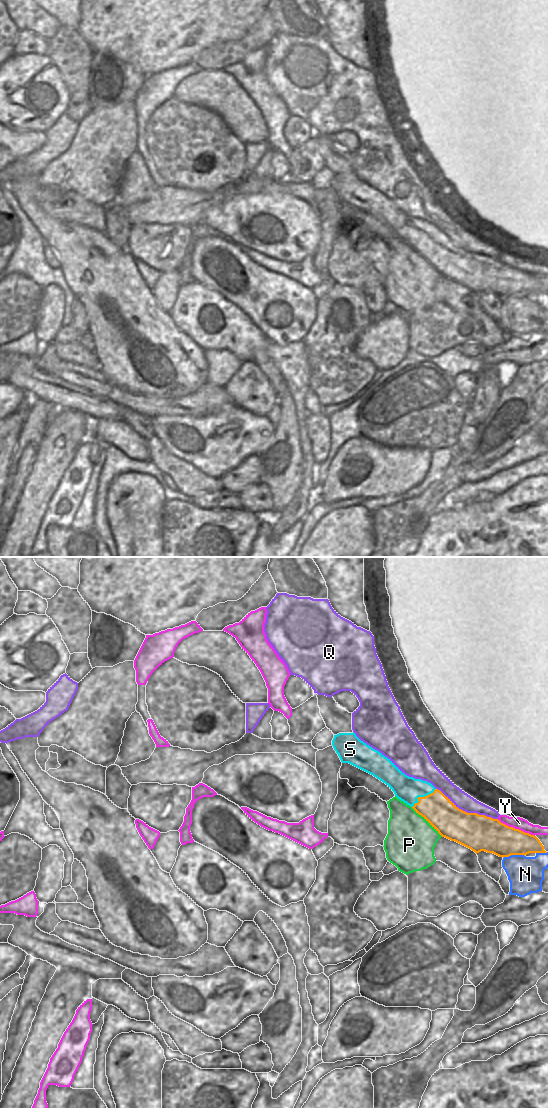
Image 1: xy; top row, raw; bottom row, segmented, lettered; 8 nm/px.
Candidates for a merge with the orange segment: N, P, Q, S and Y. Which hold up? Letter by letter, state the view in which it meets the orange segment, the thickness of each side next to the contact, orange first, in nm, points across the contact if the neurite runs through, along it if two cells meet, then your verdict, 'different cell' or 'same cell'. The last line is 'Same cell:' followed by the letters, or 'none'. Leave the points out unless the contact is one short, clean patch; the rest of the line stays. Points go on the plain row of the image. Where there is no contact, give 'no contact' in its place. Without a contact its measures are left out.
N: contact in xy; calibres 280 and 280 nm; border xy (524, 295), (509, 295), (503, 298); different cell
P: contact in xy; calibres 260 and 400 nm; border xy (411, 247), (442, 276); different cell
Q: contact in xy; calibres 280 and 140 nm; different cell
S: contact in xy; calibres 240 and 200 nm; same cell
Y: contact in xy; calibres 280 and 100 nm; different cell
Same cell: S

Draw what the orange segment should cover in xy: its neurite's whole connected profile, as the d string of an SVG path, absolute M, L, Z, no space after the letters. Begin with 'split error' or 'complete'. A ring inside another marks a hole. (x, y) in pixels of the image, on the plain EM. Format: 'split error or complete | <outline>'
split error | M354 172L334 175L332 186L342 203L349 203L385 223L398 239L411 246L442 277L455 281L476 294L485 291L504 298L511 295L547 293L536 276L509 267L498 259L459 249L431 223L405 215L390 199L361 181Z

